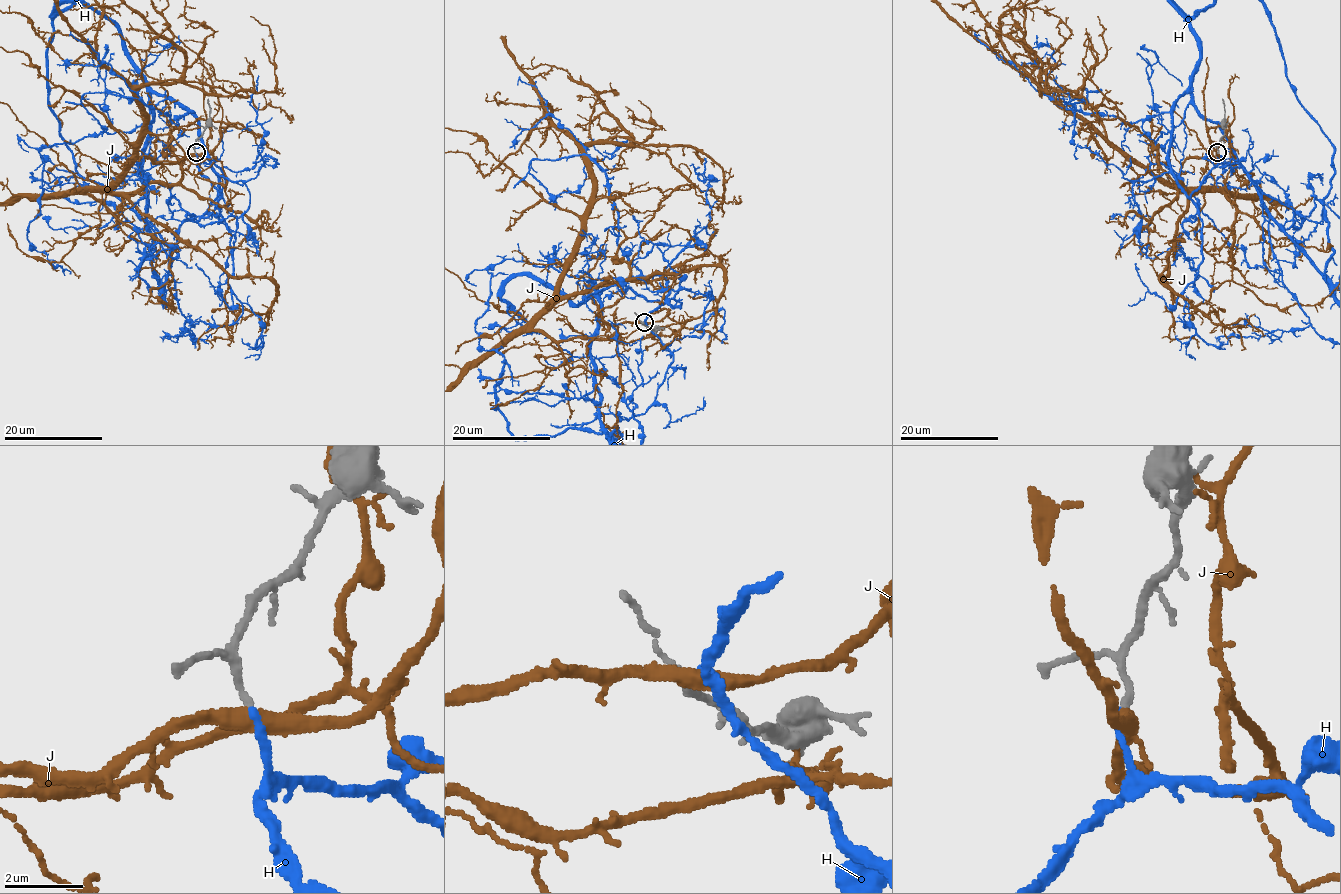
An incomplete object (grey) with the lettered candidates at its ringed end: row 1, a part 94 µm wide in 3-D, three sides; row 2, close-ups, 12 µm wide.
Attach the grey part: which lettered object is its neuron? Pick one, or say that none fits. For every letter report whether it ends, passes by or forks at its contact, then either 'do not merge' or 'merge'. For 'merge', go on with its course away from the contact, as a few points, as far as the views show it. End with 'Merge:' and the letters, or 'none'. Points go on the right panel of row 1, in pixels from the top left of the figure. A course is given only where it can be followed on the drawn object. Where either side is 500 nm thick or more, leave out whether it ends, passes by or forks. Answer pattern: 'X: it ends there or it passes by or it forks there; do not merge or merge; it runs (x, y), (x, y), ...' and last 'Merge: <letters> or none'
H: it ends there; merge
J: it passes by; do not merge
Merge: H

